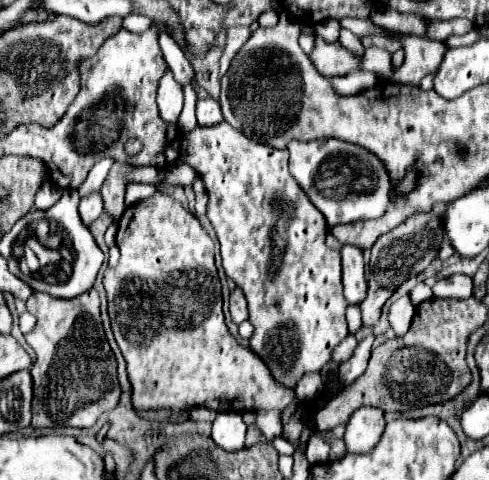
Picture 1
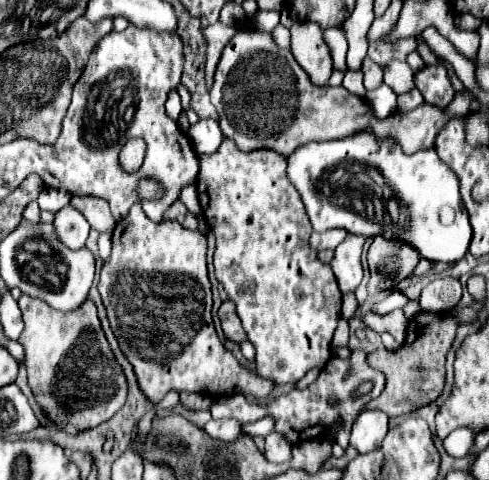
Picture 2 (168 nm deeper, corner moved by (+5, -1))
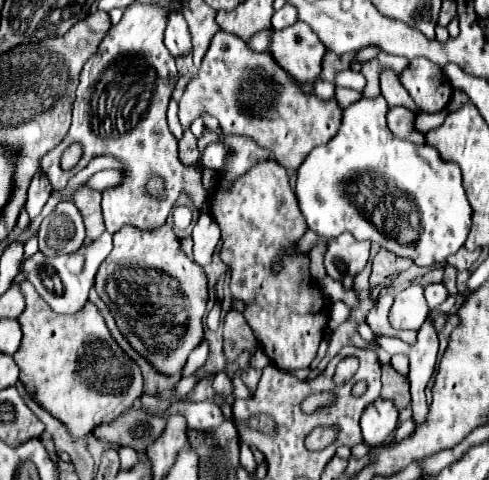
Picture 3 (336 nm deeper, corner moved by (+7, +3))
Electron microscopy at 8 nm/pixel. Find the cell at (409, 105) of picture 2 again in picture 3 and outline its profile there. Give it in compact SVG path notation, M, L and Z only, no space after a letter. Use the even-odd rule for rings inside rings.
M393 106L387 114L387 126L395 137L423 144L425 136L419 130L415 130L413 122L415 122L415 112L405 106Z

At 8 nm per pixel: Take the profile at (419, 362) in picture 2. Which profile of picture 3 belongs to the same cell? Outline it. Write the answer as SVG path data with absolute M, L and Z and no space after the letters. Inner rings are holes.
M389 362L381 364L383 370L383 390L381 398L391 400L397 410L403 410L411 402L411 392L409 392L409 380L401 372L397 372Z

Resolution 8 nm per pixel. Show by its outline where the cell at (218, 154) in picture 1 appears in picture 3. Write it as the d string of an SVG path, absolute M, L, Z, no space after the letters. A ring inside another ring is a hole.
M267 158L267 160L261 160L261 162L257 162L255 166L251 166L251 170L247 170L243 176L239 176L239 178L233 180L233 182L227 182L227 180L225 180L225 170L223 170L221 174L217 174L217 184L215 184L213 192L209 194L209 202L211 202L211 216L213 216L213 220L215 220L215 222L219 224L219 228L221 228L221 242L223 242L223 244L221 244L219 258L221 258L221 262L223 262L223 264L229 268L229 272L231 272L231 292L239 292L239 298L245 302L243 316L245 316L245 320L249 322L255 338L261 342L263 352L269 356L271 364L273 364L275 368L283 370L283 372L293 372L293 370L299 370L299 368L309 368L309 364L313 362L313 358L315 358L315 354L317 354L317 348L319 348L319 344L321 344L321 338L323 338L323 334L325 334L327 322L329 322L329 306L331 306L331 300L329 300L329 296L327 296L323 290L315 290L315 284L313 284L313 278L311 278L311 272L309 272L309 256L307 256L305 252L299 252L299 250L297 250L297 240L305 234L307 226L305 226L305 218L303 218L303 214L301 214L301 210L299 210L299 206L297 206L297 196L293 194L293 190L291 190L291 186L289 186L289 172L287 172L287 168L281 166L279 162ZM277 260L281 262L281 270L275 272L275 270L273 270L273 264L275 264Z

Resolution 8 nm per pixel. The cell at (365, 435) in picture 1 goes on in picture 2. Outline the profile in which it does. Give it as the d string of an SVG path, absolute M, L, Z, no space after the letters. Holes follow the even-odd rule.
M365 410L365 414L359 414L359 418L355 420L351 432L351 446L357 448L361 454L377 450L389 430L387 424L389 416L381 410Z

